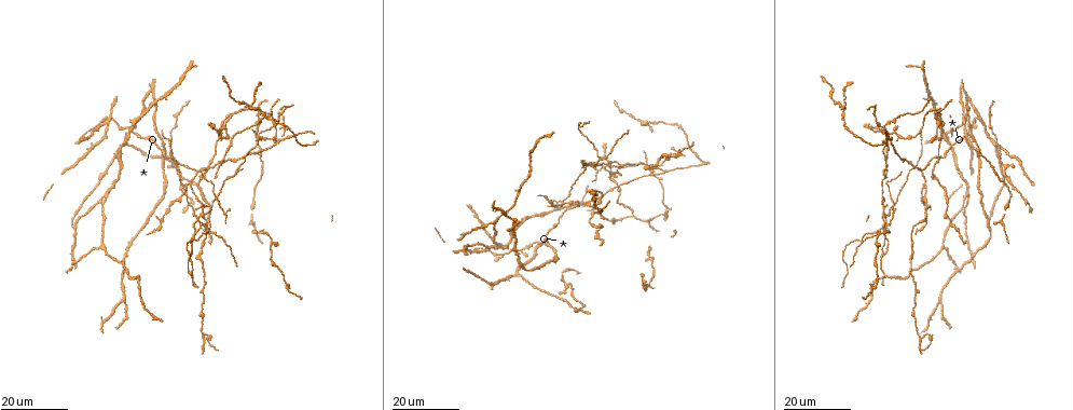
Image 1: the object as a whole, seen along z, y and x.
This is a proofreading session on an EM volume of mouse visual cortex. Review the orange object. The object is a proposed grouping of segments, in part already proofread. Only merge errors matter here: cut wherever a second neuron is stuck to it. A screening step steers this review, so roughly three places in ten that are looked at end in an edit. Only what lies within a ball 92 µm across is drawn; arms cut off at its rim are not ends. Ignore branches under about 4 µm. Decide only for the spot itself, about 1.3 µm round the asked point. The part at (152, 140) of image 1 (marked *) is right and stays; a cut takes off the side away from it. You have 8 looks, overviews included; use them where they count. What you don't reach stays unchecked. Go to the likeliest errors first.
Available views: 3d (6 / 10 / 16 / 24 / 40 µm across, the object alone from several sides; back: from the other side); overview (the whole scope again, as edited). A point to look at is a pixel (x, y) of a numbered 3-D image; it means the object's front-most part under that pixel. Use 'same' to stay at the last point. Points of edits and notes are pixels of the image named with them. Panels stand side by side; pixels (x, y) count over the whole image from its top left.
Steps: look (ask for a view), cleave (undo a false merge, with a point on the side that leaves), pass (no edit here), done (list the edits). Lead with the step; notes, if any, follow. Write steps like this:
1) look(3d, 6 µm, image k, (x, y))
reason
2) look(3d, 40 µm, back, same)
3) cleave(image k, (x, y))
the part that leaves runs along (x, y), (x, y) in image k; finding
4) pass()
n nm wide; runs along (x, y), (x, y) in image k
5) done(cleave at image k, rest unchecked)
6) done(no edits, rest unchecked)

look(3d, 16 µm, image 1, (256, 137))
looks like a crossing

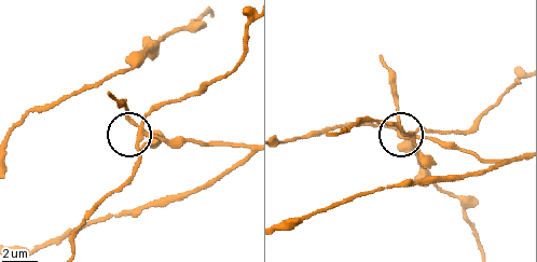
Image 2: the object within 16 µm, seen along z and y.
look(3d, 10 µm, image 2, (139, 134))

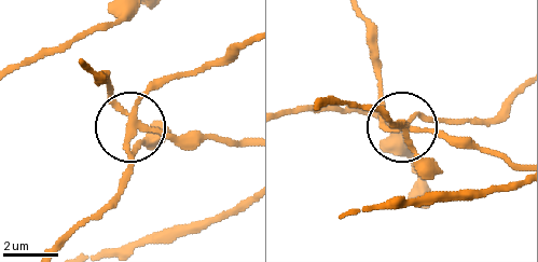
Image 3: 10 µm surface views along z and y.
cleave(image 3, (129, 162))
the part that leaves runs along (132, 124), (128, 178), (68, 240) in image 3; a second neuron is stuck on

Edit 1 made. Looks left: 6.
look(3d, 24 µm, image 1, (943, 109))
looks like a crossing

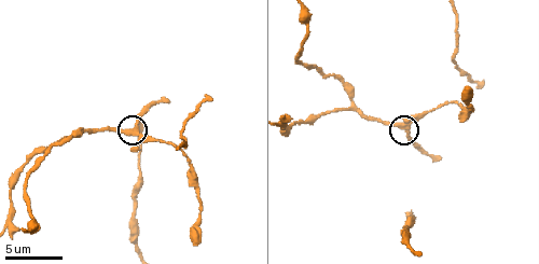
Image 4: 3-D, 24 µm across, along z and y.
look(3d, 6 µm, image 4, (138, 132))
zoom in

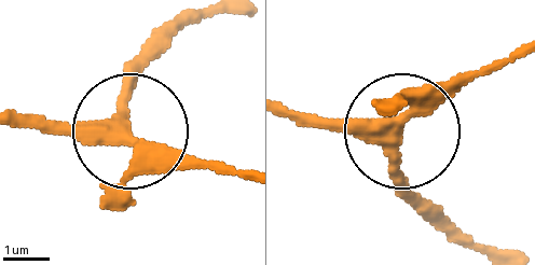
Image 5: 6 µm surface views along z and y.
look(3d, 6 µm, back, image 5, (392, 125))

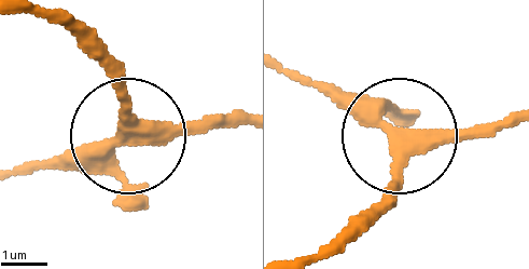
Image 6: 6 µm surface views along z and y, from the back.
pass()
side arm 15 µm; runs along (237, 122), (133, 130), (32, 173) in image 6; all the same neuron

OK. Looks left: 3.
look(3d, 16 µm, image 1, (643, 122))
thin arm on a thick one

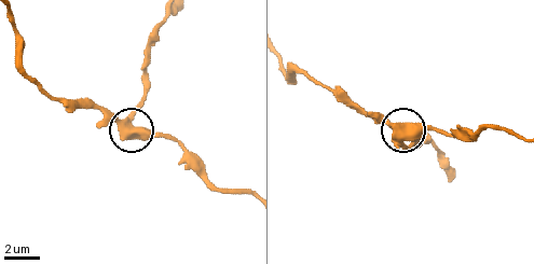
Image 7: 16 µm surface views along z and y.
look(3d, 6 µm, image 7, (126, 120))

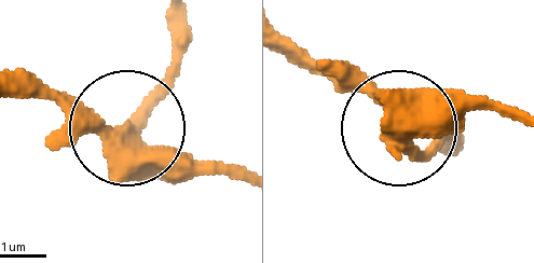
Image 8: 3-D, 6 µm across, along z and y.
cleave(image 8, (167, 74))
a second neuron is stuck on

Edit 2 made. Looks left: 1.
done(cleave at image 3, cleave at image 8, rest unchecked)

